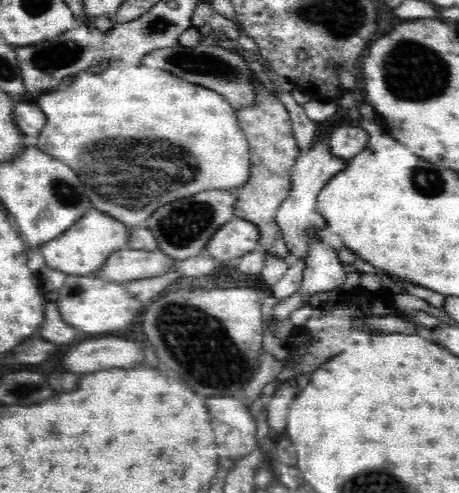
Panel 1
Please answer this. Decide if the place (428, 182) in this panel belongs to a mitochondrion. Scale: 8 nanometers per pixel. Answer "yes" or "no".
yes

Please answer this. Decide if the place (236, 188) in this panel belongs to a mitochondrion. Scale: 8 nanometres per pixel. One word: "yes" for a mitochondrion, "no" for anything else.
no

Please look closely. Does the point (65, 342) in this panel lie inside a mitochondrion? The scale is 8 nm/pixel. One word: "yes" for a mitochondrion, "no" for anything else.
no

